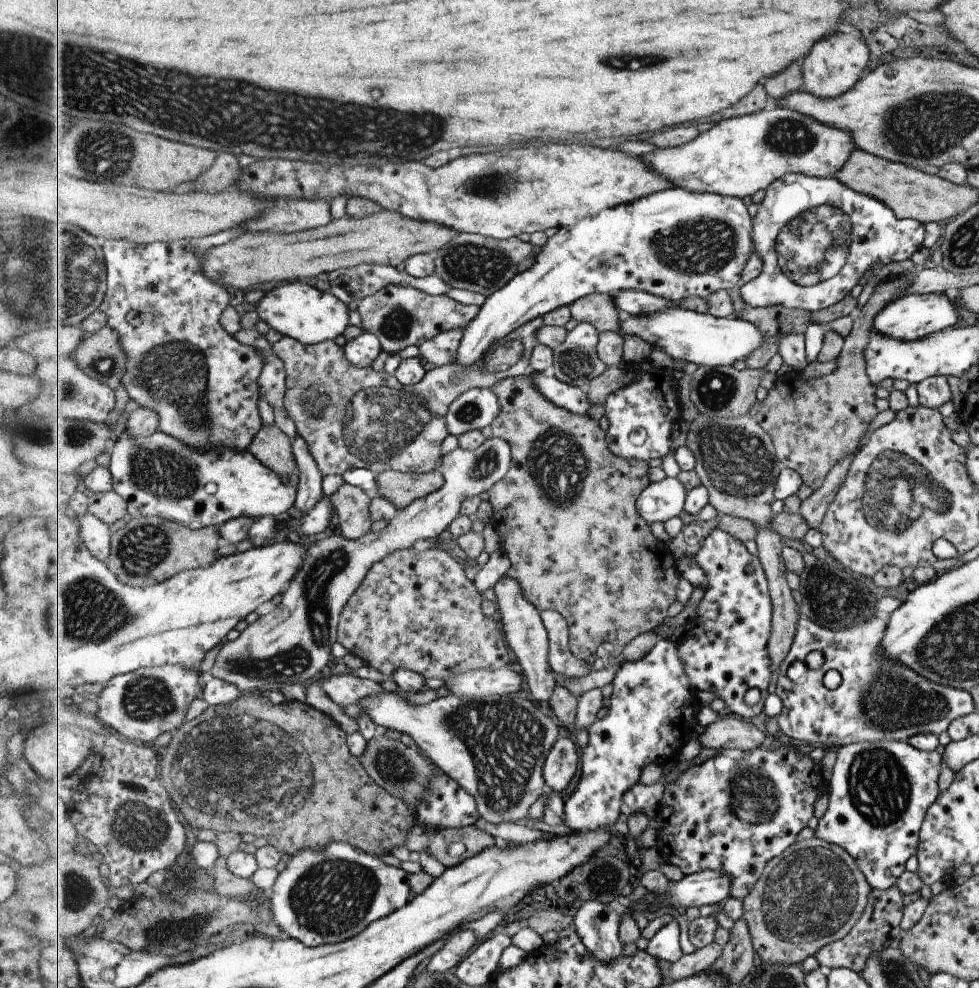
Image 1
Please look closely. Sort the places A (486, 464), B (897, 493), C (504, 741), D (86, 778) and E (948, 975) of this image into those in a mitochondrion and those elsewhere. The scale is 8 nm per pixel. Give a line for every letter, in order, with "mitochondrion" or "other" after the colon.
A: mitochondrion
B: mitochondrion
C: mitochondrion
D: other
E: other

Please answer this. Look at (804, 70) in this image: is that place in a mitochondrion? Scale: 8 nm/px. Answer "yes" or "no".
no

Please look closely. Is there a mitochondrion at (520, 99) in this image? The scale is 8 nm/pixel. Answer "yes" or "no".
no

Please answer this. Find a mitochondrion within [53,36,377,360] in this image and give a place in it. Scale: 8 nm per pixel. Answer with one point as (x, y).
(101, 151)

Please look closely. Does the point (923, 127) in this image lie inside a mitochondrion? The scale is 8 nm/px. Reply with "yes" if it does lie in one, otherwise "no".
yes

